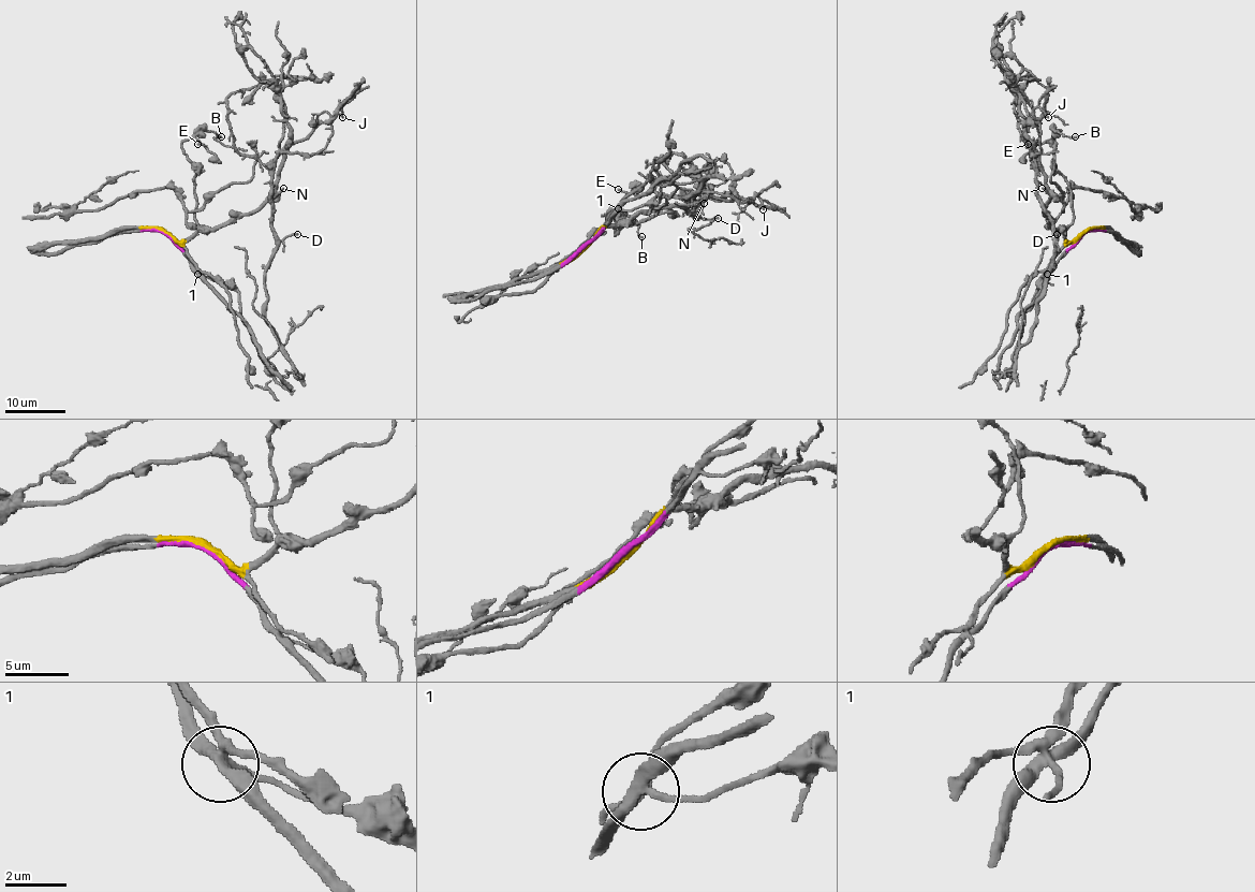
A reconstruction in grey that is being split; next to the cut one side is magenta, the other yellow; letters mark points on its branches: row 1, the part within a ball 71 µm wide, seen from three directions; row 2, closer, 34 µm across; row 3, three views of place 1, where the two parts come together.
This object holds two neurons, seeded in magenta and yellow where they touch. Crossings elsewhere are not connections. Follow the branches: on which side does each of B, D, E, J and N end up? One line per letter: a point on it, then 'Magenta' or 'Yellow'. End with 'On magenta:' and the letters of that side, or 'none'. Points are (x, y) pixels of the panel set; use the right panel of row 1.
B: Place: (1075, 136). Yellow
D: Place: (1057, 234). Magenta
E: Place: (1028, 144). Yellow
J: Place: (1048, 117). Yellow
N: Place: (1042, 188). Yellow
On magenta: D

